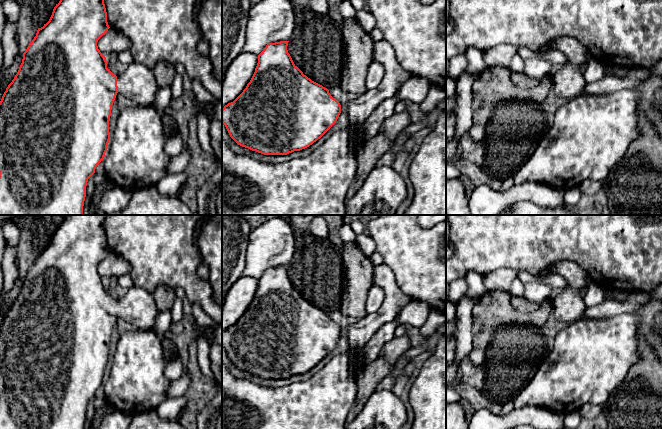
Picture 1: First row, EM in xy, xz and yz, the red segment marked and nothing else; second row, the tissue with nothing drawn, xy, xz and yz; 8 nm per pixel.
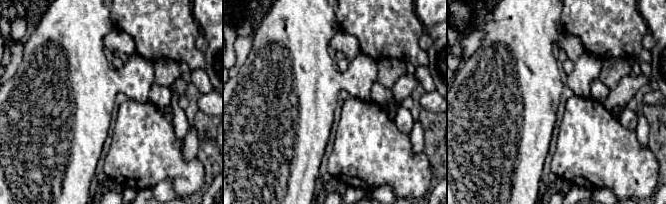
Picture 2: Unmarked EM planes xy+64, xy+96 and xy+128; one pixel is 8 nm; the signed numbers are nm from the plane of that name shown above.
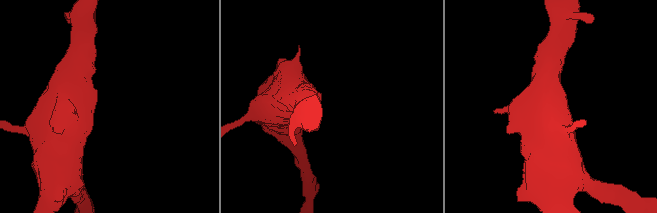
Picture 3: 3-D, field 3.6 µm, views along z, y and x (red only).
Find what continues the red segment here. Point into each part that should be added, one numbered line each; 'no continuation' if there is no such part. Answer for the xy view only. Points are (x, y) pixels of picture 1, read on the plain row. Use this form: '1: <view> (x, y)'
1: xy (138, 307)

